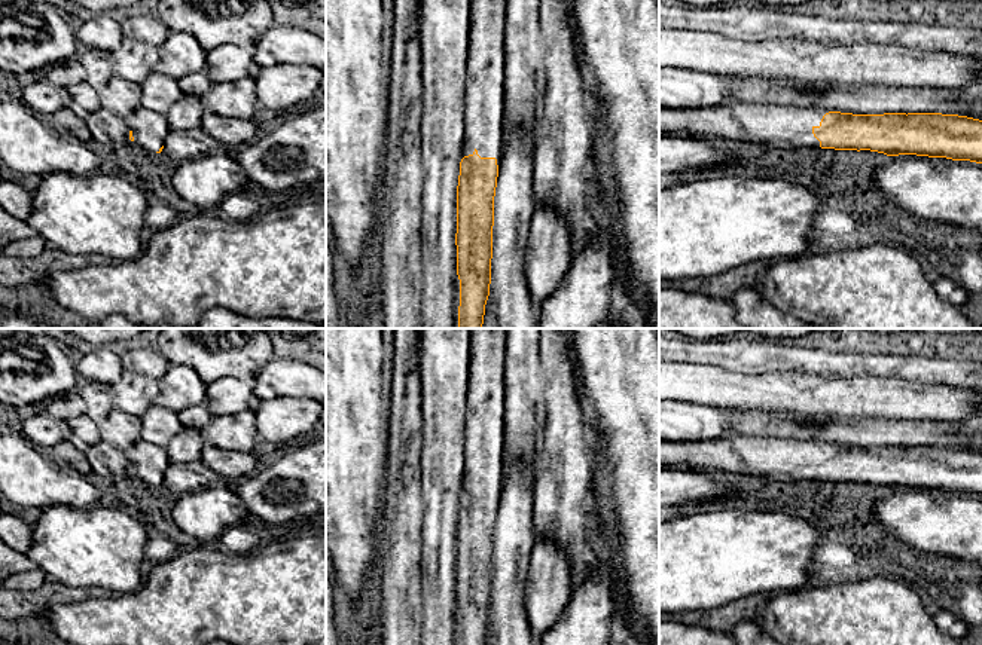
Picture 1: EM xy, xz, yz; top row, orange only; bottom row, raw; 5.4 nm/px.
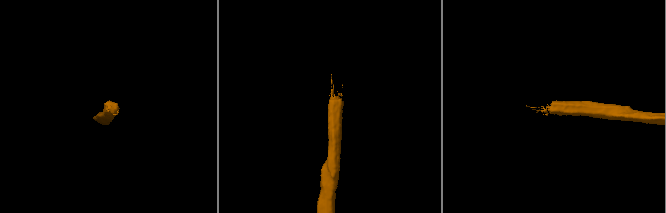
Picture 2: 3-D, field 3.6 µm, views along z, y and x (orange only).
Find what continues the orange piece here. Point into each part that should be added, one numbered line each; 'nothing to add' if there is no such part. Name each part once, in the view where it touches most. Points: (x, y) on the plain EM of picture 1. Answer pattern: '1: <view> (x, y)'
1: xz (484, 433)

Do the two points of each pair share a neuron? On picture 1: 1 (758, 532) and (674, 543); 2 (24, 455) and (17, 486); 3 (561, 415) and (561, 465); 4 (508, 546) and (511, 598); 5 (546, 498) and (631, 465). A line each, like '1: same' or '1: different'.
1: same
2: same
3: same
4: same
5: different

